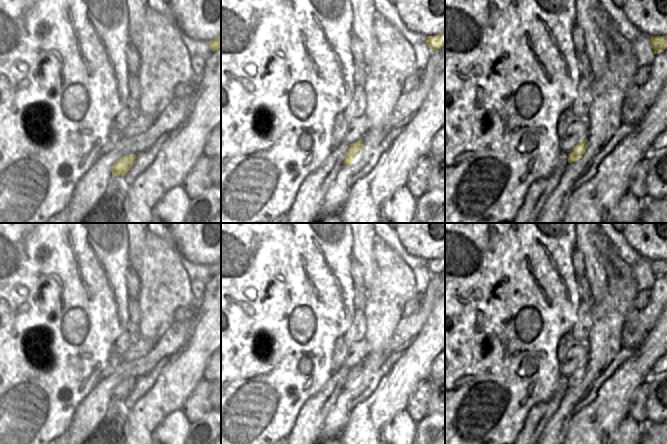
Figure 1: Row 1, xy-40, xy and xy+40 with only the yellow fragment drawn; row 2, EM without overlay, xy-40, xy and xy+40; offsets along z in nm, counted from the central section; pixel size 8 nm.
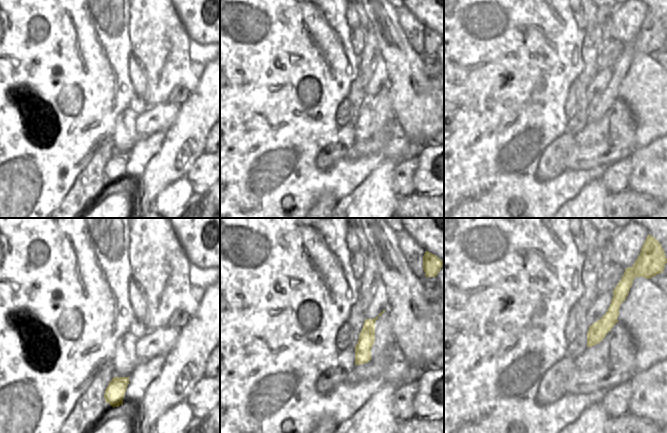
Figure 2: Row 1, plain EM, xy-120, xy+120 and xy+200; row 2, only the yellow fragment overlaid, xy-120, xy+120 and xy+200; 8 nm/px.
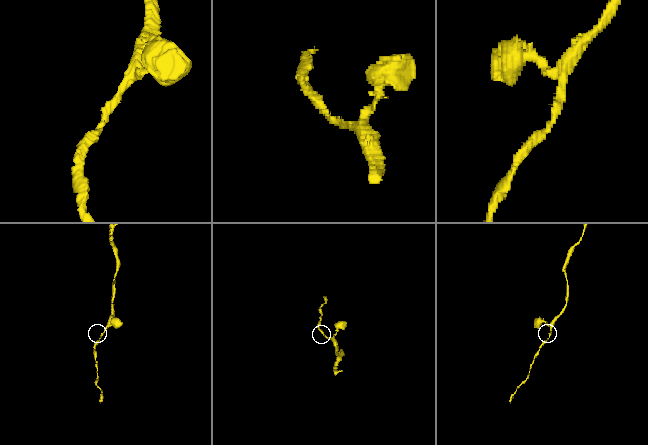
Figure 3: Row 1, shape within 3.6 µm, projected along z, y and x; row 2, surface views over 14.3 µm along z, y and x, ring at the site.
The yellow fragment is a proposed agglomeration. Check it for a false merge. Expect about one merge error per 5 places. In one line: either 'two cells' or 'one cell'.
one cell

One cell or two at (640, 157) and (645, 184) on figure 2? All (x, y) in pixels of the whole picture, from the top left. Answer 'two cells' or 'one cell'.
one cell

